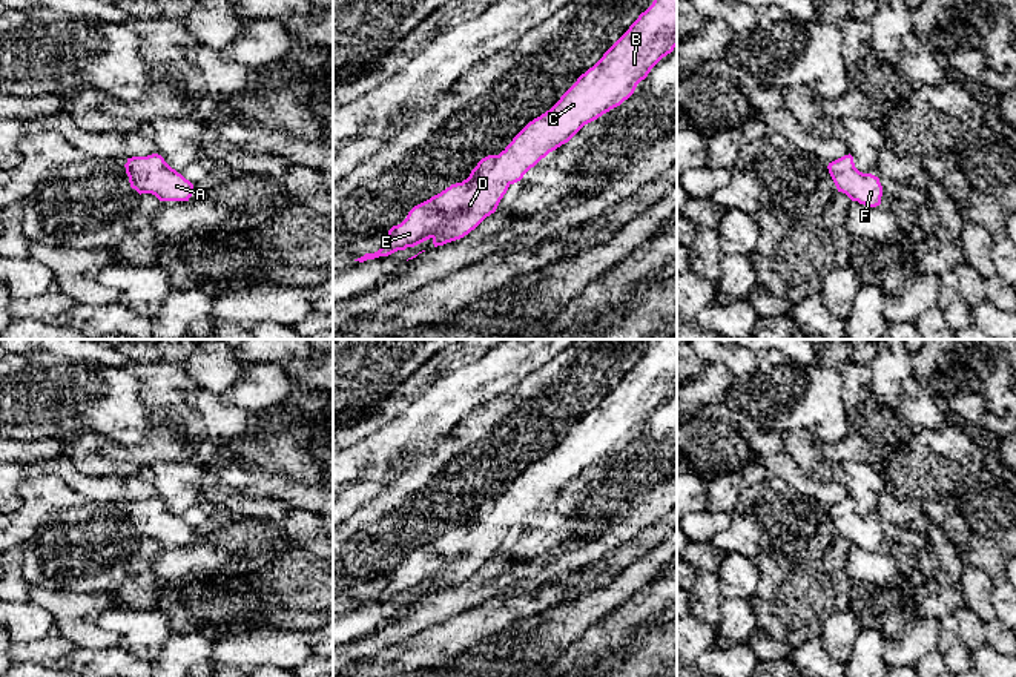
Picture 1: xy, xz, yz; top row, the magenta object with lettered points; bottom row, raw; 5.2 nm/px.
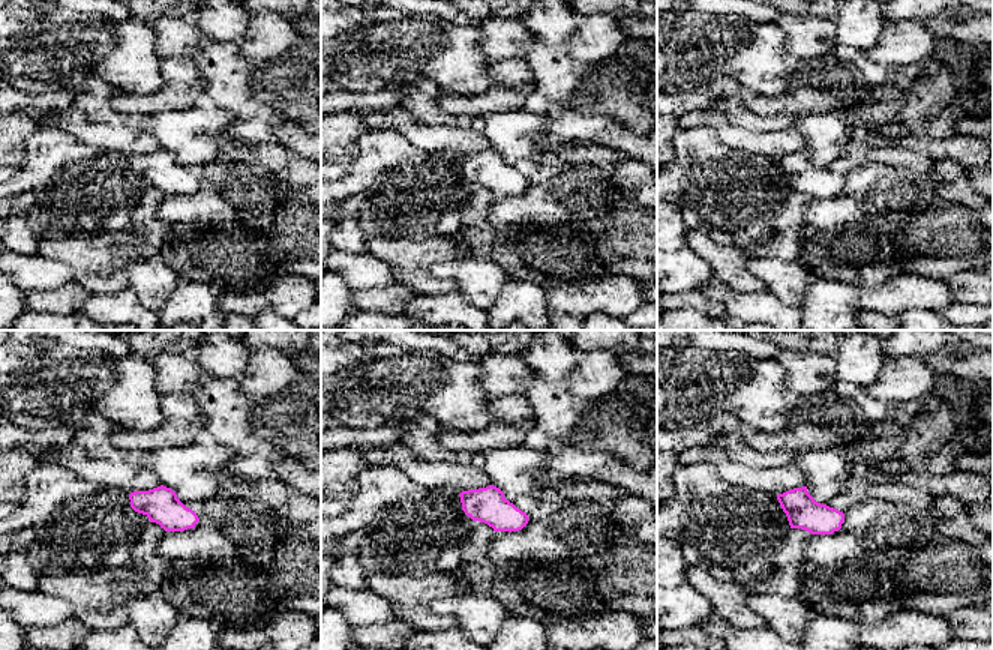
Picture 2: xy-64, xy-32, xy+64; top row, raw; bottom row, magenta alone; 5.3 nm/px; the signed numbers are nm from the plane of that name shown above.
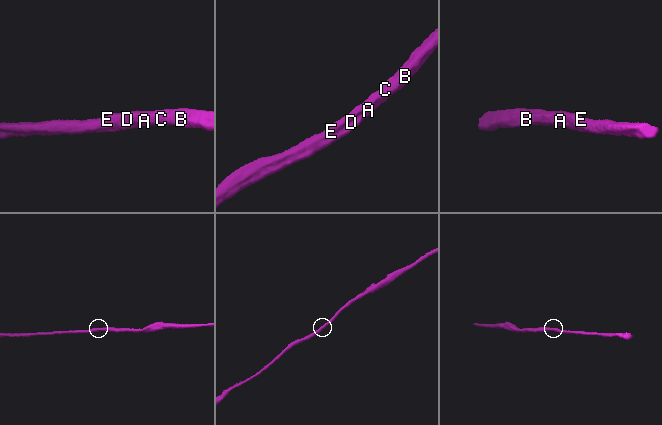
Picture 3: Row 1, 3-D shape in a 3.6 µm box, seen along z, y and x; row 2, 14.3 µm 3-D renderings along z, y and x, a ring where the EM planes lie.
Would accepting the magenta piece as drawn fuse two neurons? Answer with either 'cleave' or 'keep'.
keep

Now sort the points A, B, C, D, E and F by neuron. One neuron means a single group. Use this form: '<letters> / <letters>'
A B C D E F

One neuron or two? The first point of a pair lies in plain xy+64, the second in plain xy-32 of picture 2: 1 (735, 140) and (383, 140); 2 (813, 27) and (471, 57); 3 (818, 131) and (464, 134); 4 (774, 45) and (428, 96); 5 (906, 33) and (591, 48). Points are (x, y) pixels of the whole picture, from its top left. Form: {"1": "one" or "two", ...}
{"1": "two", "2": "two", "3": "two", "4": "two", "5": "one"}

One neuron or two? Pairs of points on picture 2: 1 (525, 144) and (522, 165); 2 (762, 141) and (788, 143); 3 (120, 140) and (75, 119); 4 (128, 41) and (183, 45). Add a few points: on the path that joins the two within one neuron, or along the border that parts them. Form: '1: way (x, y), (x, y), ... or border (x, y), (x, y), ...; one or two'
1: border (546, 152), (537, 156), (504, 158); two
2: way (768, 143), (782, 143); one
3: way (110, 137), (86, 129); one
4: border (150, 24), (159, 54); two

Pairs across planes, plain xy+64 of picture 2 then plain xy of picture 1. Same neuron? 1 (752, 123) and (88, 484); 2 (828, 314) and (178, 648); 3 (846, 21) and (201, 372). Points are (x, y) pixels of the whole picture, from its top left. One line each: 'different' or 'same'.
1: different
2: same
3: same

